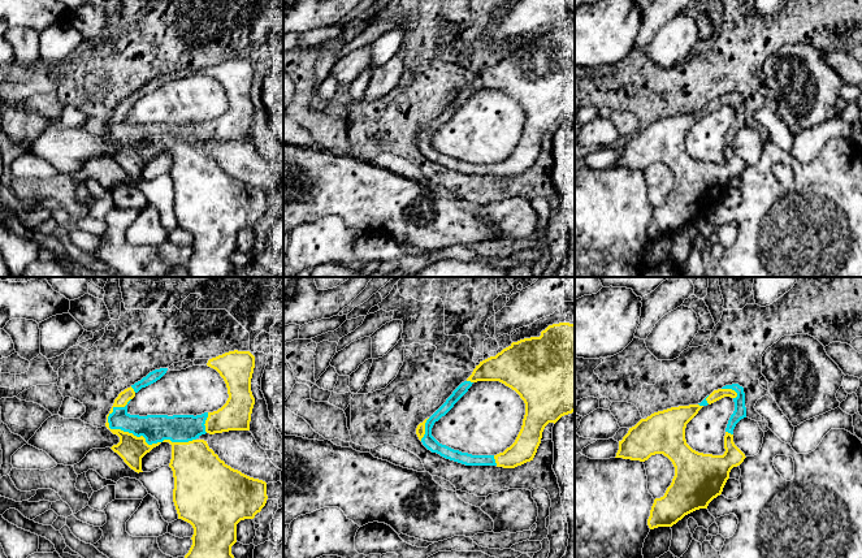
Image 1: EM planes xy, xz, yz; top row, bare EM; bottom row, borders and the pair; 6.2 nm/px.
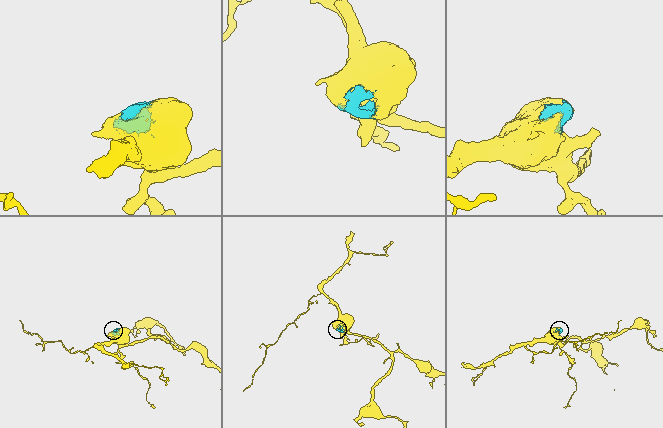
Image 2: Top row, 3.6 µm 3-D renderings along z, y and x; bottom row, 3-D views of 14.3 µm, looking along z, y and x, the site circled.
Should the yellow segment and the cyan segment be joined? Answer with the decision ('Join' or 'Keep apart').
Join

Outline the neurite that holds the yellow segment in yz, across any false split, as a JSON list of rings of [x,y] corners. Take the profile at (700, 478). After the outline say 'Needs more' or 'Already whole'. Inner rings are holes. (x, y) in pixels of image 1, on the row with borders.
[[[738,384],[714,390],[698,405],[671,407],[641,419],[619,441],[615,458],[645,462],[651,455],[663,454],[673,467],[675,476],[660,498],[655,498],[647,519],[650,529],[672,527],[685,515],[707,509],[722,494],[733,467],[746,458],[733,442],[736,424],[746,418],[745,393]],[[724,397],[735,402],[724,436],[724,454],[712,455],[693,450],[685,440],[686,424],[707,405]]]. Needs more

